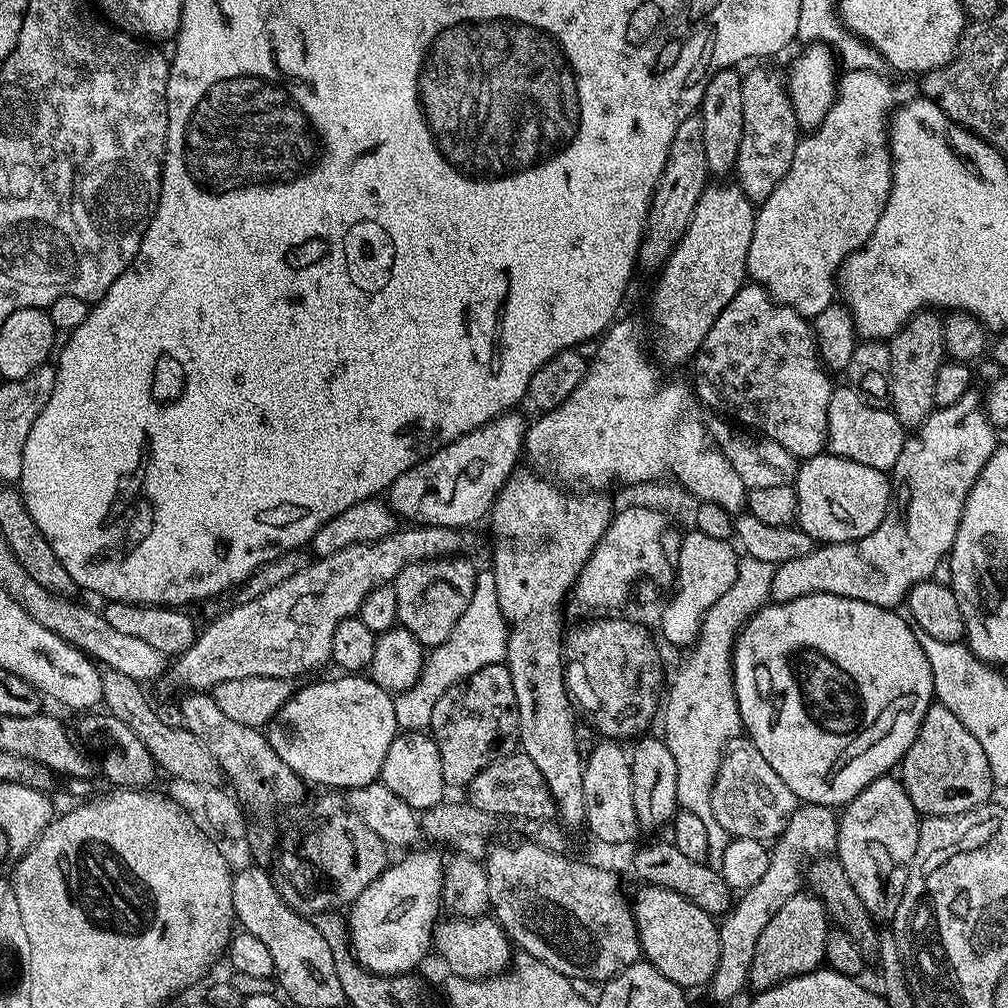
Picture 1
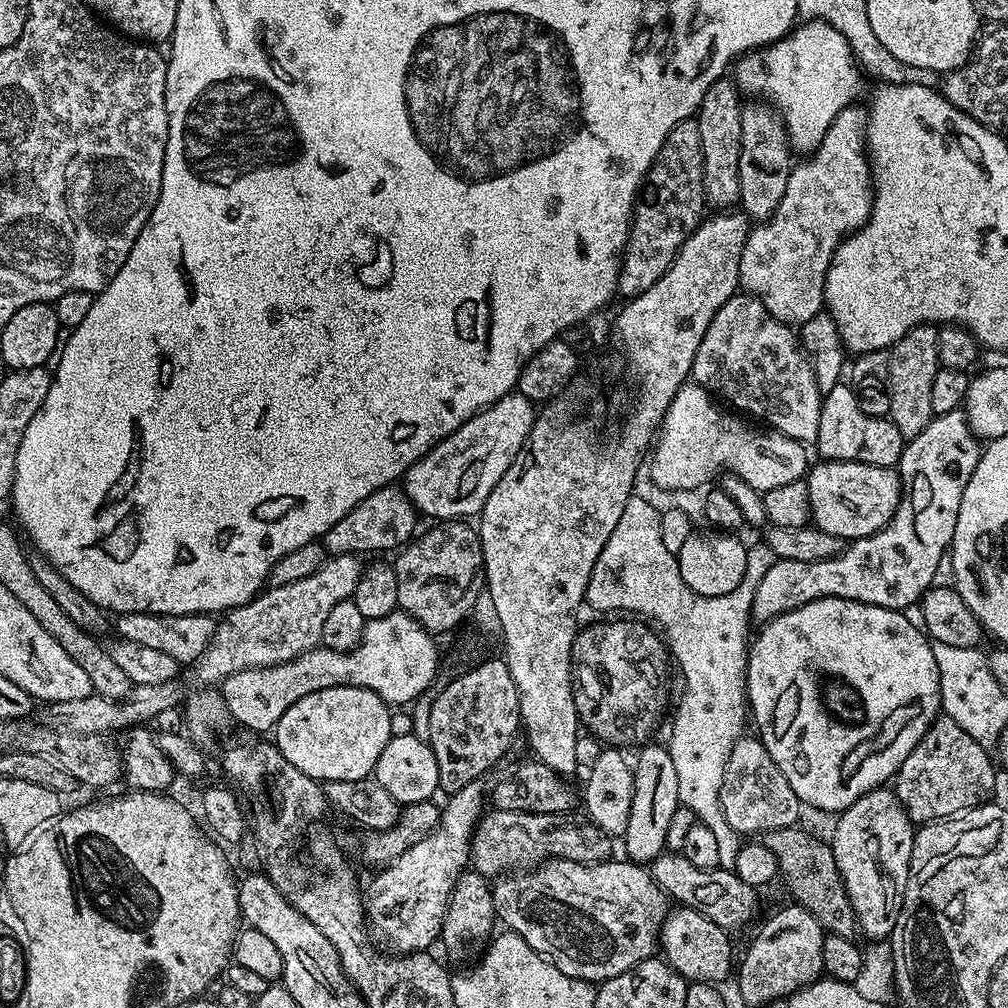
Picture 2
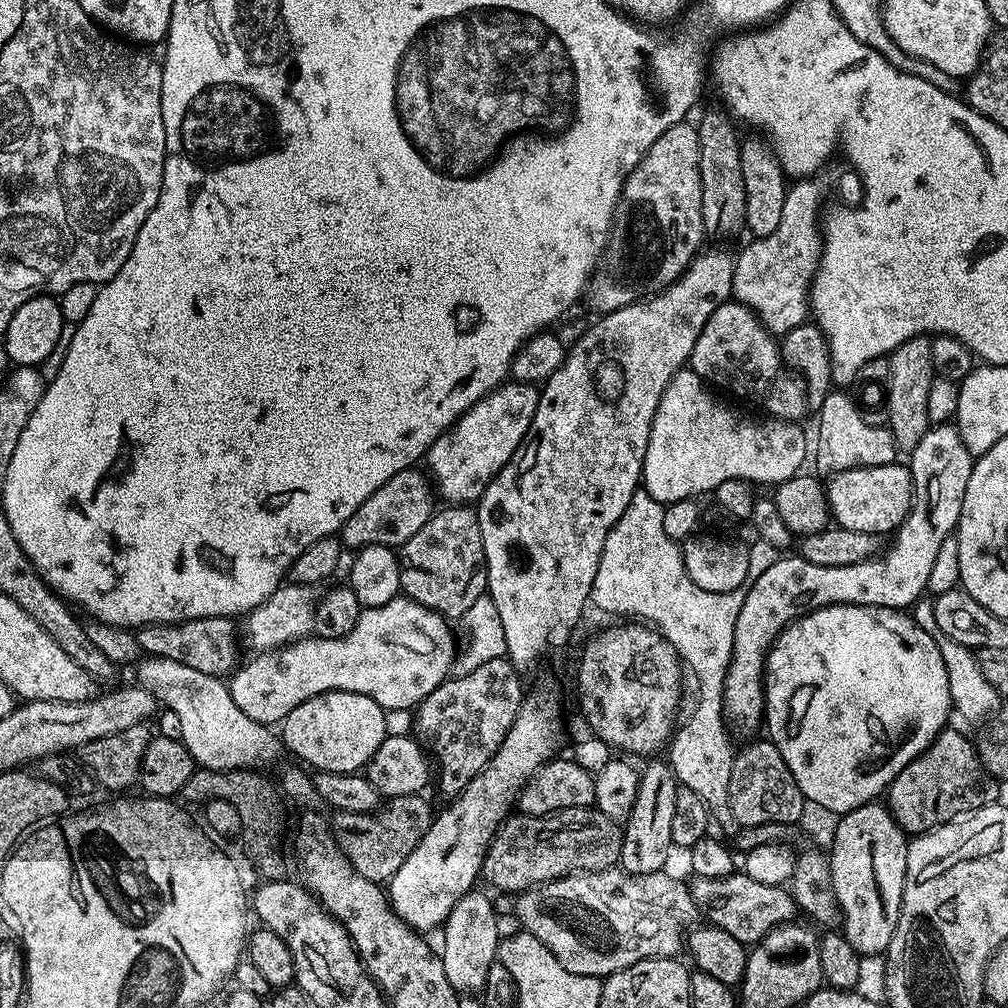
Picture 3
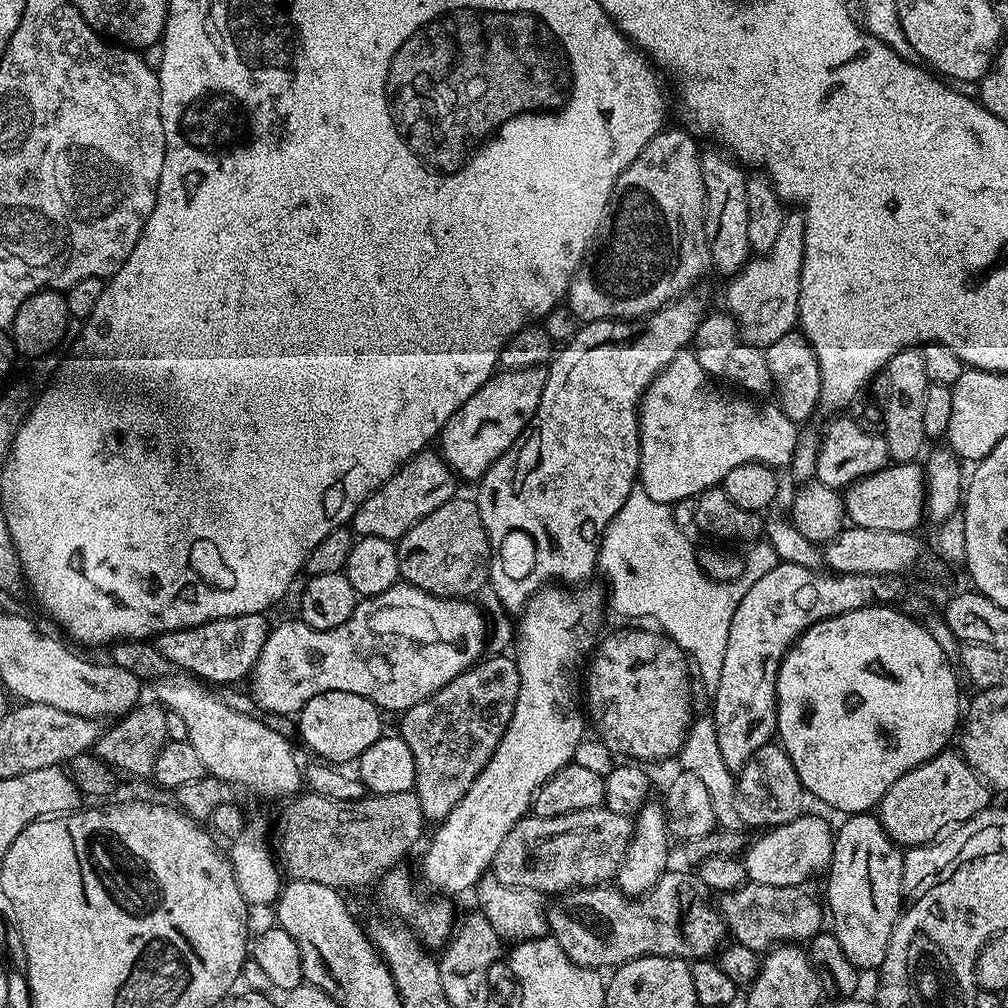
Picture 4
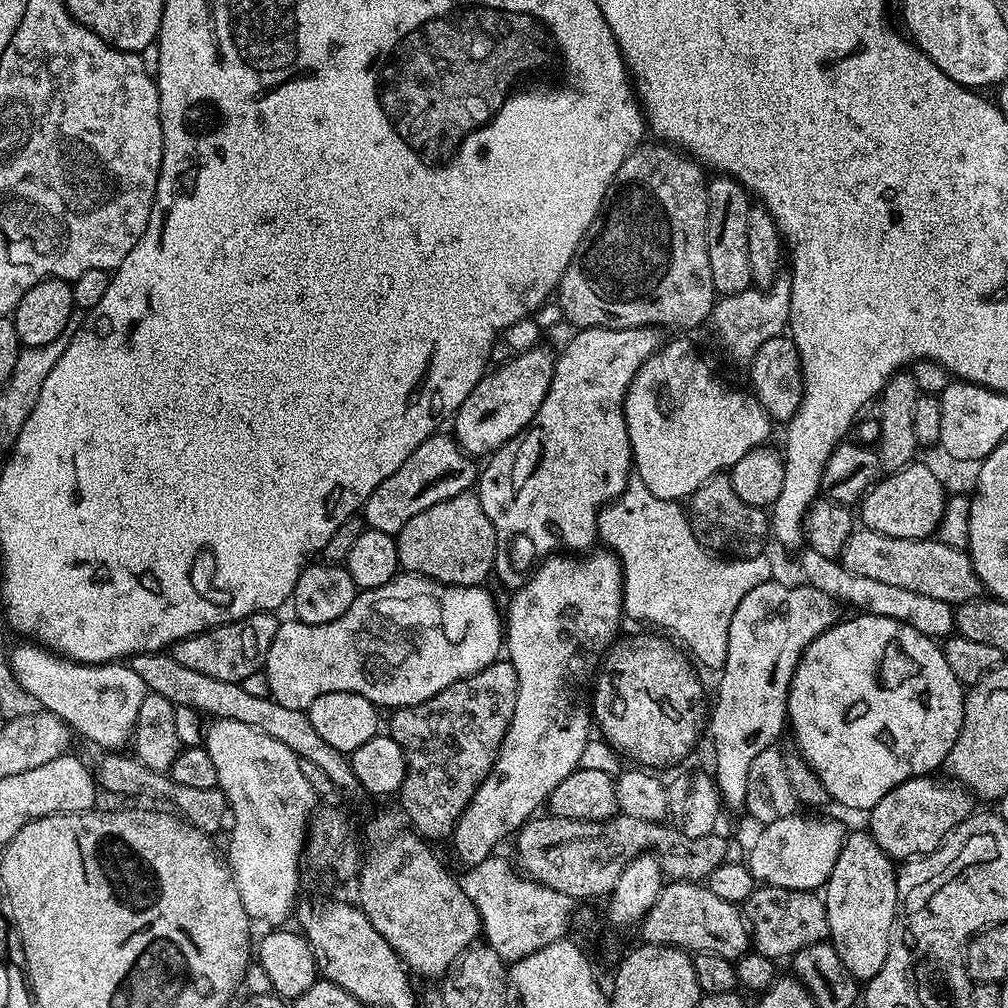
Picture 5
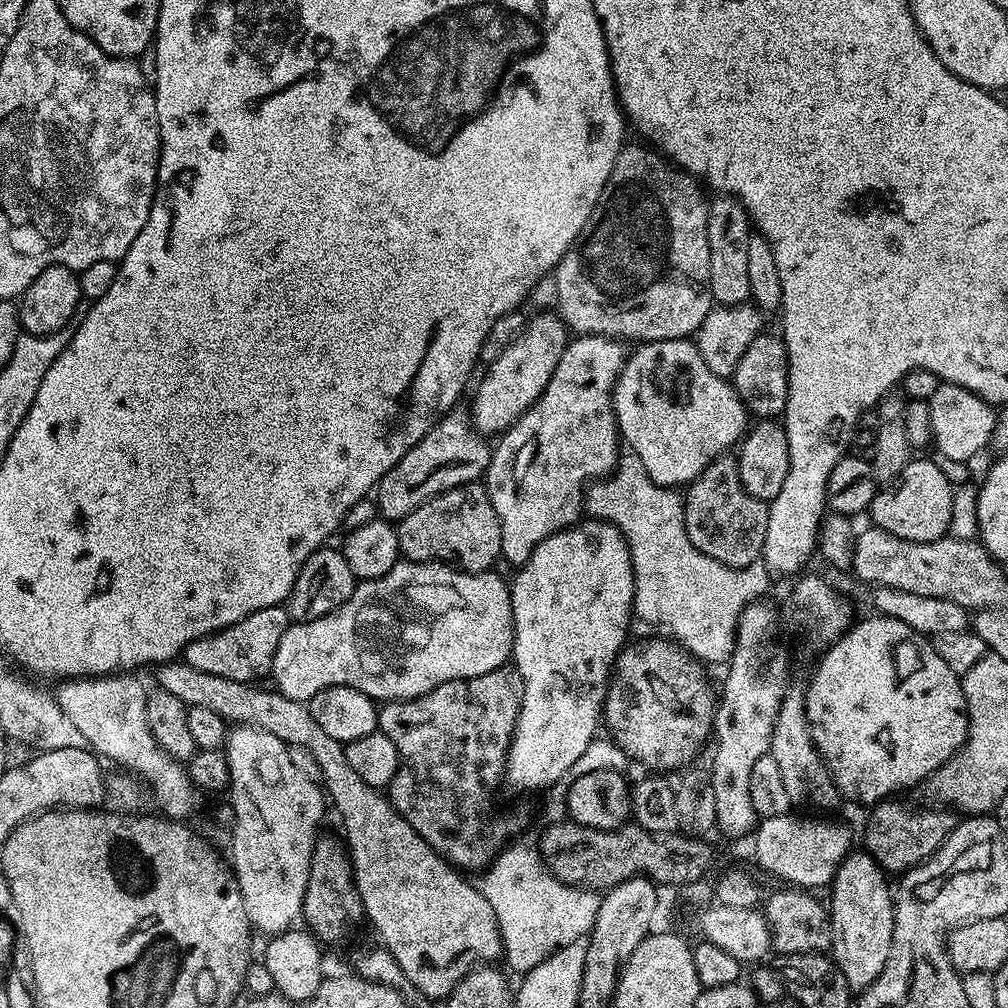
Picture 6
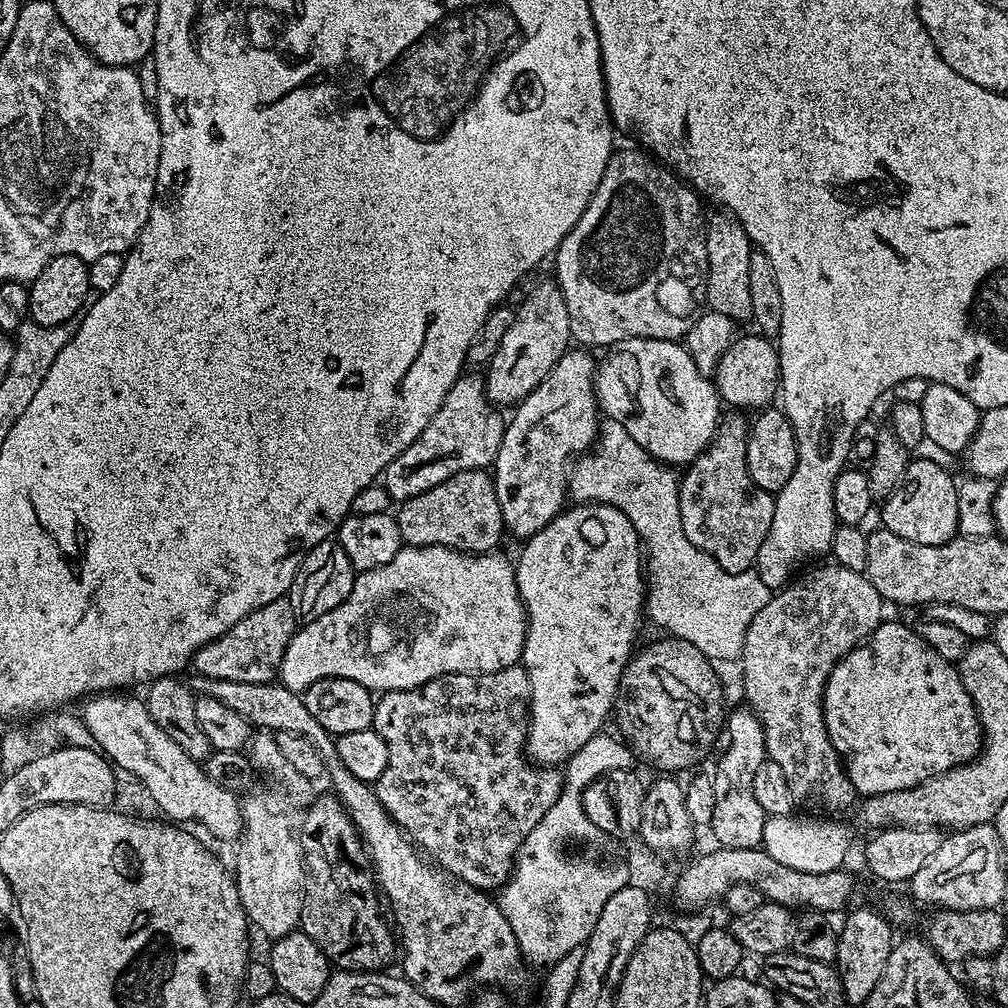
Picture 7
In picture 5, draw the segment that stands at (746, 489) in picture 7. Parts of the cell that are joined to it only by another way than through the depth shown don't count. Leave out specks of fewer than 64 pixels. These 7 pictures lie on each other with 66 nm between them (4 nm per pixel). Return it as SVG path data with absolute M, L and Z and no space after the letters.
M731 475L711 476L697 492L693 492L687 505L688 521L692 533L703 548L716 554L727 554L732 558L747 558L761 555L764 543L770 540L770 516L763 508L755 508L734 492Z

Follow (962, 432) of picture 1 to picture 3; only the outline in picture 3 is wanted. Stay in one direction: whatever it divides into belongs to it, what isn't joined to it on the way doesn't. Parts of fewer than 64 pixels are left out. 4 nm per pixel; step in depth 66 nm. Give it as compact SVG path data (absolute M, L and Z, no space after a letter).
M947 423L930 427L917 448L910 453L910 459L912 459L912 464L910 463L912 508L908 512L908 517L900 523L891 537L892 545L889 546L885 556L877 554L869 560L854 562L850 566L818 566L814 562L806 562L798 554L784 554L774 562L774 566L770 566L770 570L758 574L758 578L747 585L748 593L742 602L742 610L738 610L738 622L734 622L734 650L724 683L724 722L733 737L755 737L756 727L759 724L761 727L765 723L764 663L768 657L768 651L776 641L776 635L796 617L831 604L861 604L908 610L920 595L925 595L930 570L934 567L938 550L942 542L955 533L956 523L960 521L962 498L966 494L966 482L970 482L974 457L966 450L958 430L951 423Z

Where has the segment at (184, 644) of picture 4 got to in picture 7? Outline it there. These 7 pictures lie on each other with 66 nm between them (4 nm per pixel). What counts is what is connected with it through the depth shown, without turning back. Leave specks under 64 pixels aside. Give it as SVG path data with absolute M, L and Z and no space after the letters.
M287 596L274 602L266 602L258 610L246 614L226 634L218 640L203 644L190 664L195 675L225 680L226 682L254 682L255 684L271 684L277 679L282 662L282 654L286 654L286 646L295 634L298 621L290 606Z

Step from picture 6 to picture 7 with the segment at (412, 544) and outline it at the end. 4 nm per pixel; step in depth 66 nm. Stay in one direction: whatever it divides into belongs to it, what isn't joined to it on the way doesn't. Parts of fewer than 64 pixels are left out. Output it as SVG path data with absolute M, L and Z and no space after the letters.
M482 468L462 470L462 474L454 474L454 478L438 482L438 486L403 501L394 515L401 541L414 548L446 546L465 554L483 554L499 549L500 539L506 536L495 479Z

